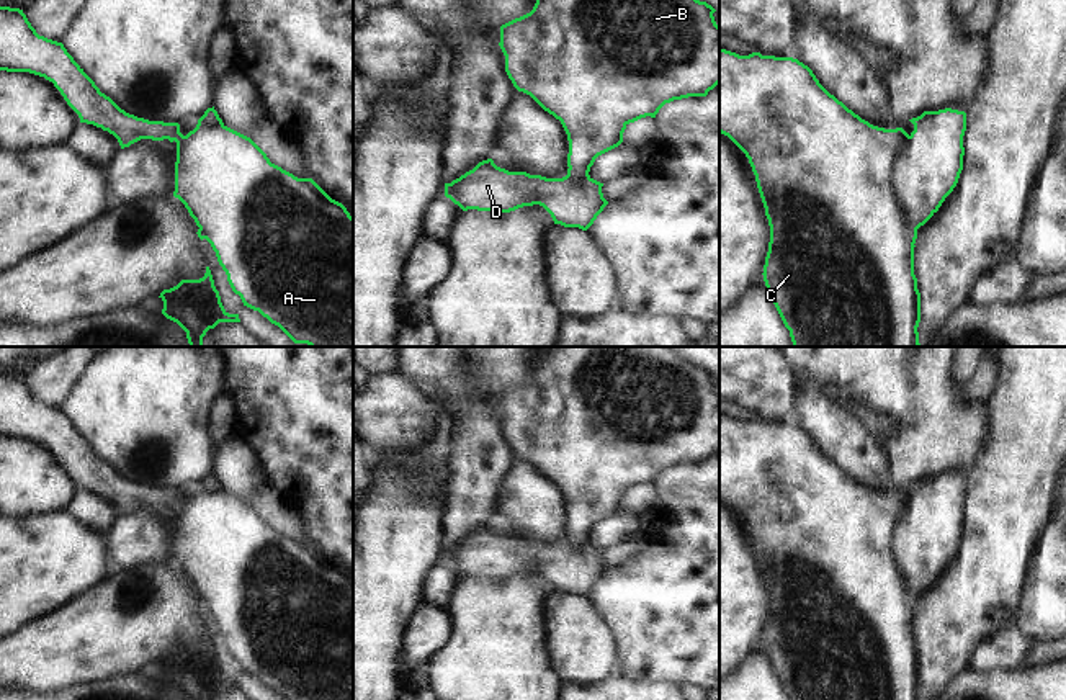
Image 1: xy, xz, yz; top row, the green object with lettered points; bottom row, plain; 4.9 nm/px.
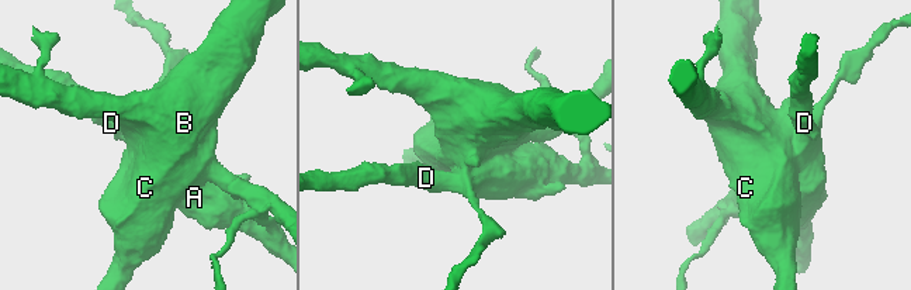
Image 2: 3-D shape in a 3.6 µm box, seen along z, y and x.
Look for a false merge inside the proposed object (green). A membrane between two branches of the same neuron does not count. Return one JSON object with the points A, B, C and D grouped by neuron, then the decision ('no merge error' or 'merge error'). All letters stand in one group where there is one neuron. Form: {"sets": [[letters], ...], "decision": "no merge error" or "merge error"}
{"sets": [["A", "D"], ["B", "C"]], "decision": "merge error"}

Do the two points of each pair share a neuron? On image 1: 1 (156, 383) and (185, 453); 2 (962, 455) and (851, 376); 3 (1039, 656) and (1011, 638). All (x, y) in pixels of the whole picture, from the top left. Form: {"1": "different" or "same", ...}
{"1": "same", "2": "same", "3": "different"}

